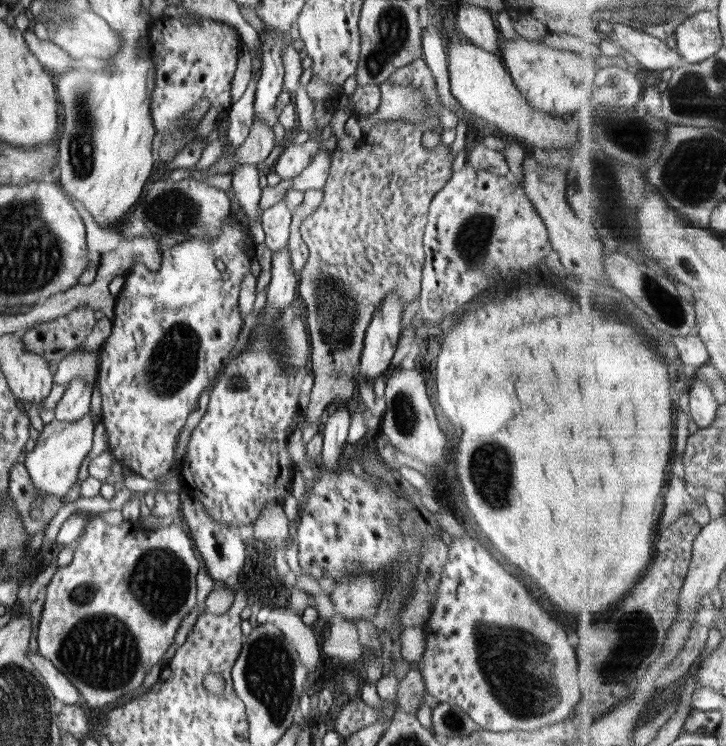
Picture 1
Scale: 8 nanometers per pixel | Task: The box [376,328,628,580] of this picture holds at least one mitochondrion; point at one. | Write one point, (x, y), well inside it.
(486, 462)

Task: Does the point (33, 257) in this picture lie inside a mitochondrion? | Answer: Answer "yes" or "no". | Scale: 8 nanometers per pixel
yes

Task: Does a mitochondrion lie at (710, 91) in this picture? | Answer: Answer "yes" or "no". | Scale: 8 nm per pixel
yes

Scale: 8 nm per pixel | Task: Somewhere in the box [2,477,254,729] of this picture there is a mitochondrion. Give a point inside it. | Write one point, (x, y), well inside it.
(100, 650)

